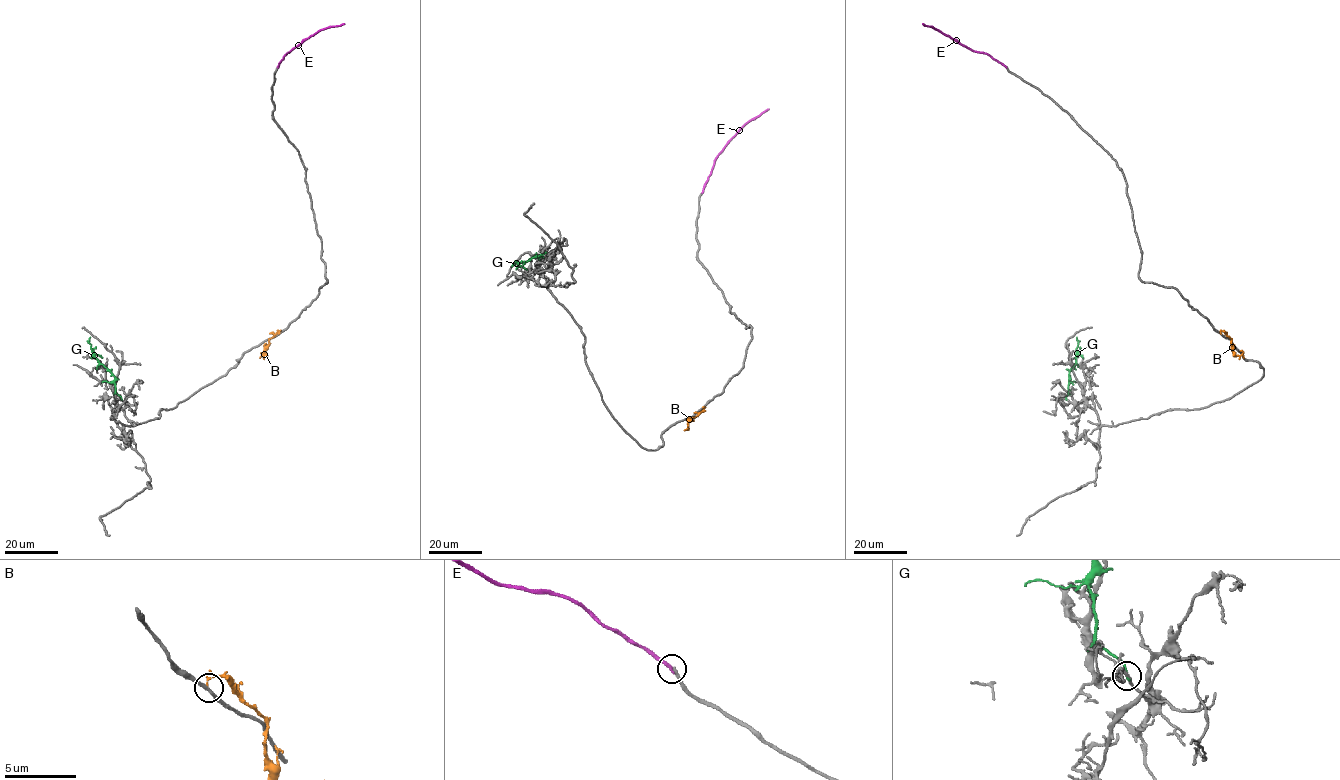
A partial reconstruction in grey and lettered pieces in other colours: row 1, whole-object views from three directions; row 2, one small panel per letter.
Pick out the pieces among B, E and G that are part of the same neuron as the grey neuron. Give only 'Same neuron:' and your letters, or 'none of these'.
Same neuron: none of these

